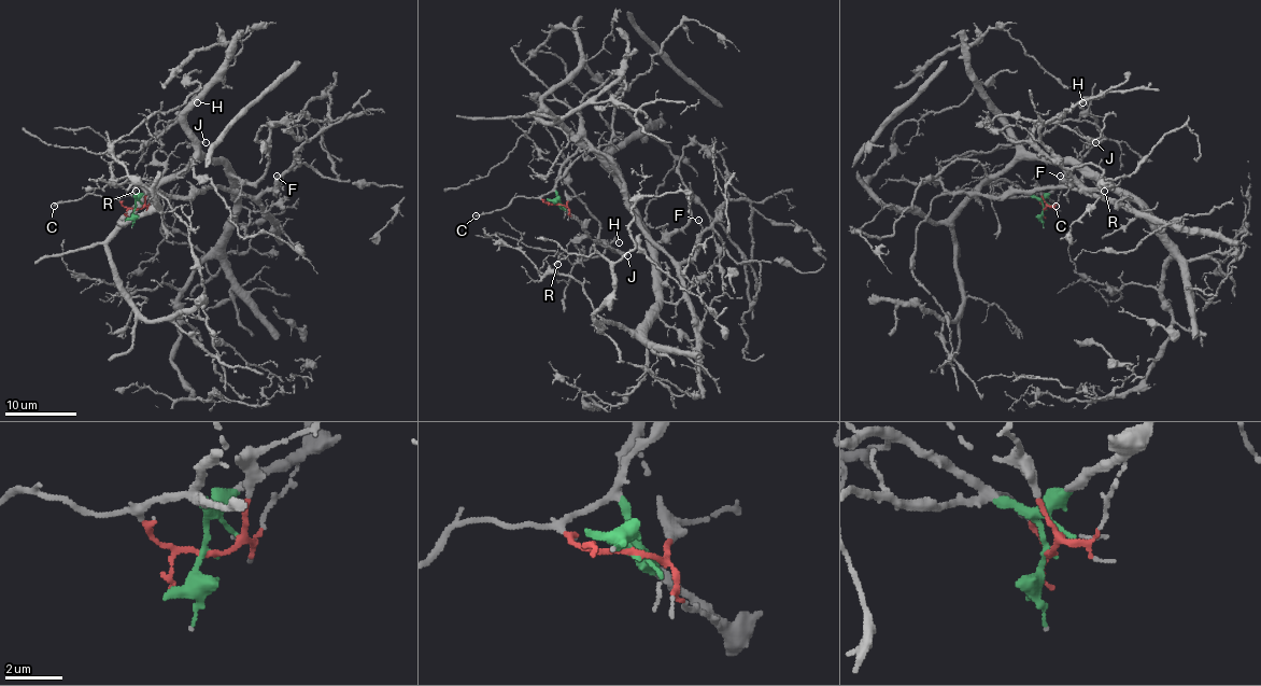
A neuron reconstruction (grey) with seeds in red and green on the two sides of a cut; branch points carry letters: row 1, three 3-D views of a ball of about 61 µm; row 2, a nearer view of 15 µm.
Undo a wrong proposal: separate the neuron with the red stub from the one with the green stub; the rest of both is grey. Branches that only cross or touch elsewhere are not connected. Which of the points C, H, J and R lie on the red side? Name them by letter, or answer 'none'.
C

